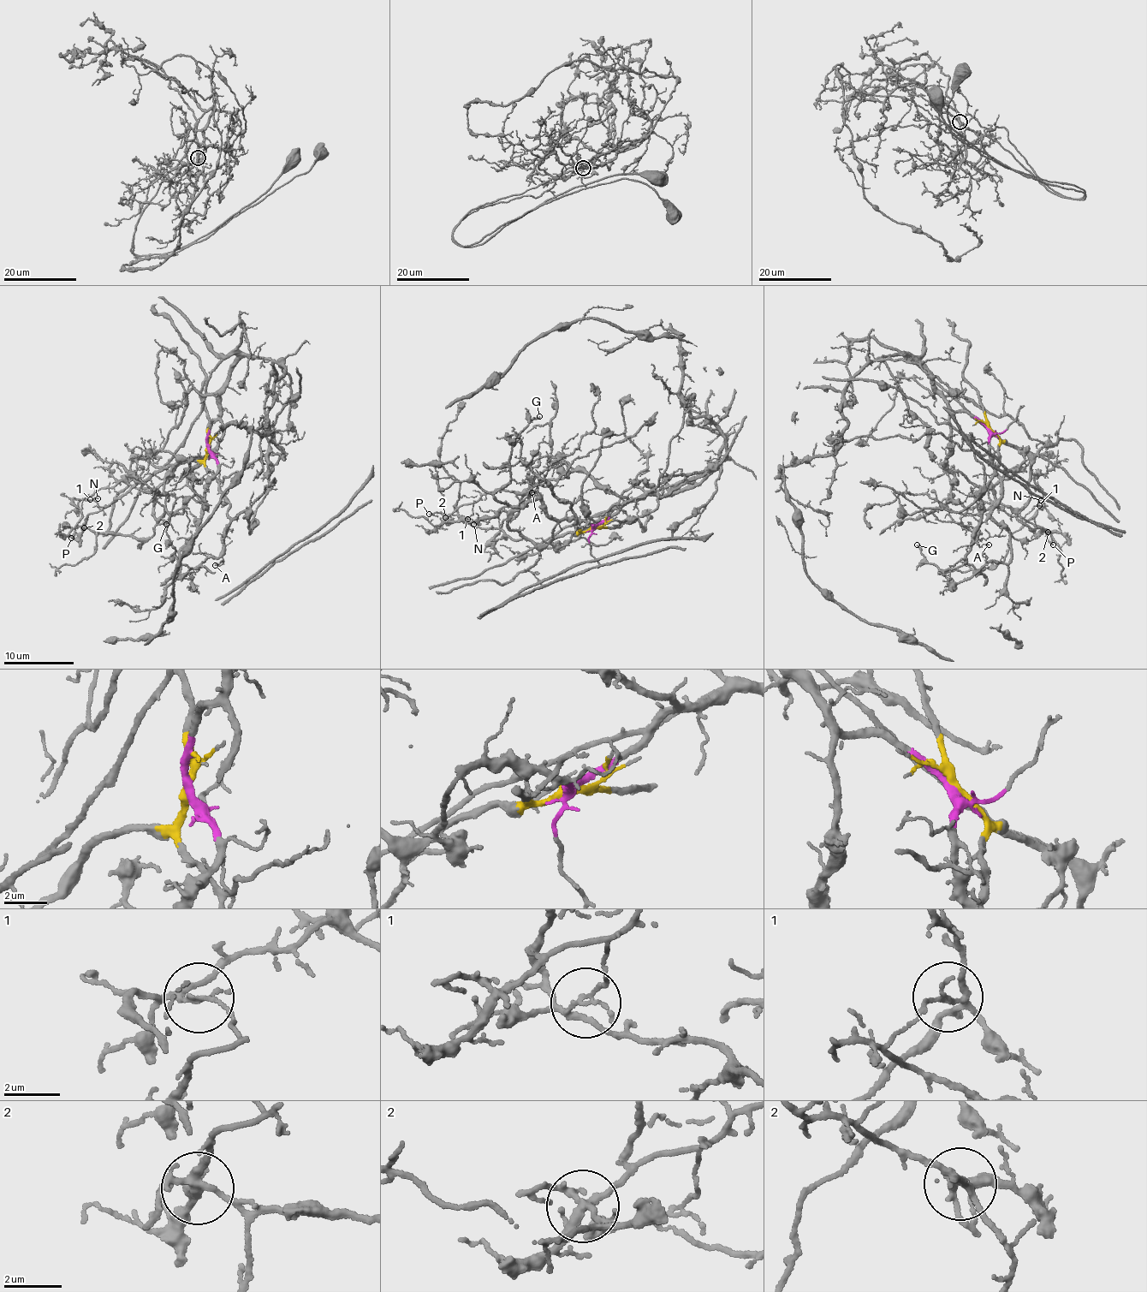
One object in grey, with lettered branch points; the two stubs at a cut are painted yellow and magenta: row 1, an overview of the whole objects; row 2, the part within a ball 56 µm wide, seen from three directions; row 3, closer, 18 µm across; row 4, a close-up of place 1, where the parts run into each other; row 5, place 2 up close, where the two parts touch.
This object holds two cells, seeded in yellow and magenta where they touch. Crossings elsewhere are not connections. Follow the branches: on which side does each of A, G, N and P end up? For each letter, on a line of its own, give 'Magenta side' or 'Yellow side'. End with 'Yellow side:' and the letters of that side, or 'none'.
A: Yellow side
G: Yellow side
N: Yellow side
P: Yellow side
Yellow side: A, G, N, P

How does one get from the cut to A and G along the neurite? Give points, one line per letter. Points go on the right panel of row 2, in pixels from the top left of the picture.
A: (989, 430), (1000, 441), (1000, 464), (981, 497), (982, 507), (973, 539), (979, 545), (989, 544)
G: (989, 430), (1000, 441), (1000, 464), (981, 497), (977, 532), (964, 563), (945, 570), (935, 567), (917, 544)

